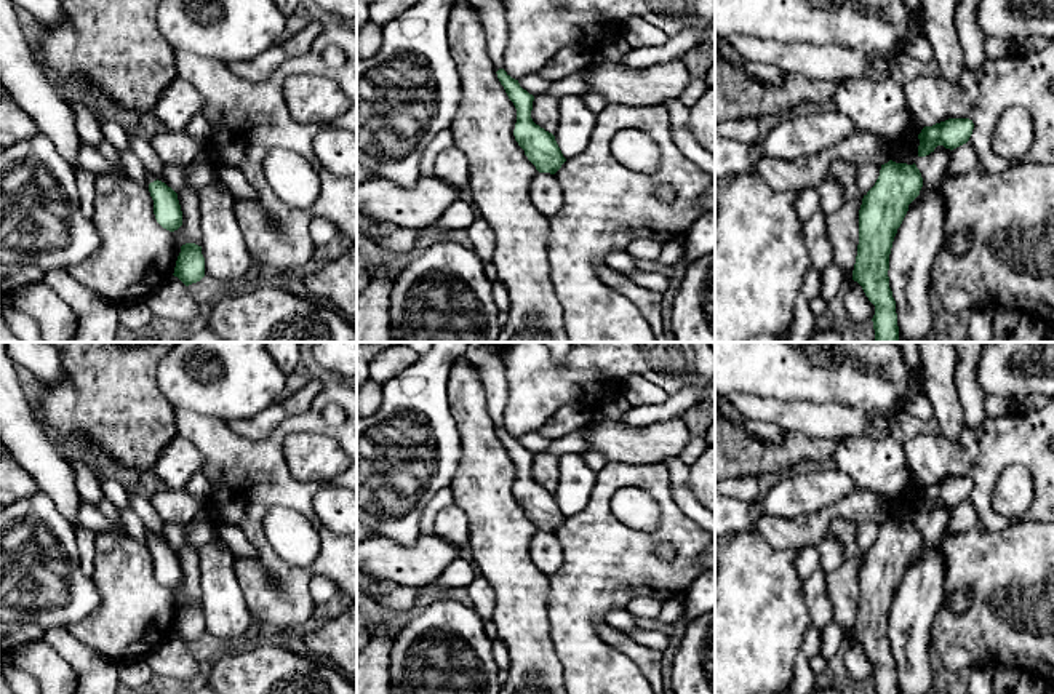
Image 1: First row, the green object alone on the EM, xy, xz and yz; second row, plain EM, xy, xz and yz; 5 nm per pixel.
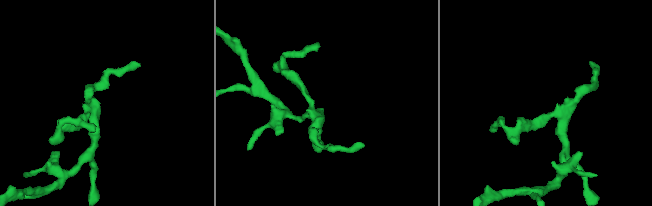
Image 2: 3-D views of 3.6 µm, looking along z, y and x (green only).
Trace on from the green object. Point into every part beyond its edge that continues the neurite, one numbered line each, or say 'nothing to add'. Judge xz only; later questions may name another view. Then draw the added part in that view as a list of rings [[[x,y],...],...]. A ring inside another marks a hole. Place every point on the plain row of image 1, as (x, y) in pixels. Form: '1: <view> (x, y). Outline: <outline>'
nothing to add

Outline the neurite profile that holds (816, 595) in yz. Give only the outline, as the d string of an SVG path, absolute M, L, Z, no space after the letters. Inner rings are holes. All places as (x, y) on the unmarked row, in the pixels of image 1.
M816 569L804 582L803 592L812 627L824 628L832 622L833 609L825 588L825 572Z

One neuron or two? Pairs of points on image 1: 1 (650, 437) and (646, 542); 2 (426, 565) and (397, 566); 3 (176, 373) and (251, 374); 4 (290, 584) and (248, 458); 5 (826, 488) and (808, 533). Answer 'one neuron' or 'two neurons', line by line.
1: two neurons
2: one neuron
3: one neuron
4: one neuron
5: two neurons

